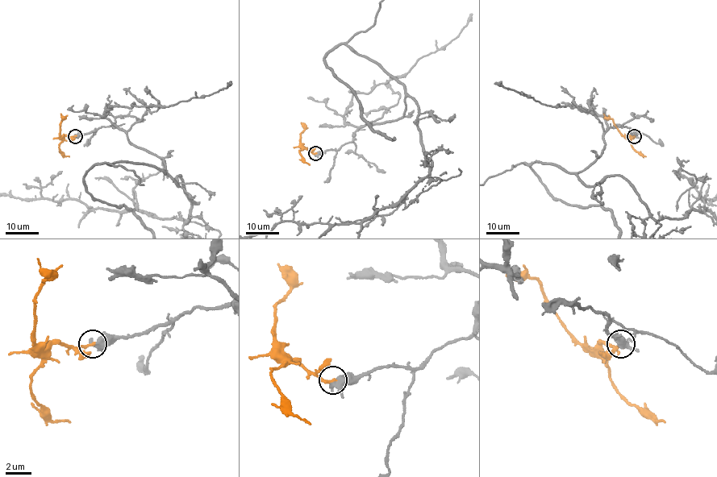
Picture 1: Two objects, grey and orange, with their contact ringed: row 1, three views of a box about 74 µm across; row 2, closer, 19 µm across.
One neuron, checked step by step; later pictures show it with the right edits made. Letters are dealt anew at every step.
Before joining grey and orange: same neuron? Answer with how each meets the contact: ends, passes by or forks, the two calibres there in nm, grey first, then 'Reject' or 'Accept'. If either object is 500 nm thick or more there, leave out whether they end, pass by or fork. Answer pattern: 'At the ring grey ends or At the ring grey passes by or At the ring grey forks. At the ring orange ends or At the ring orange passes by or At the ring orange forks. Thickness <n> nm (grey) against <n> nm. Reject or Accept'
At the ring grey passes by. At the ring orange ends. Thickness 440 nm (grey) against 260 nm. Accept

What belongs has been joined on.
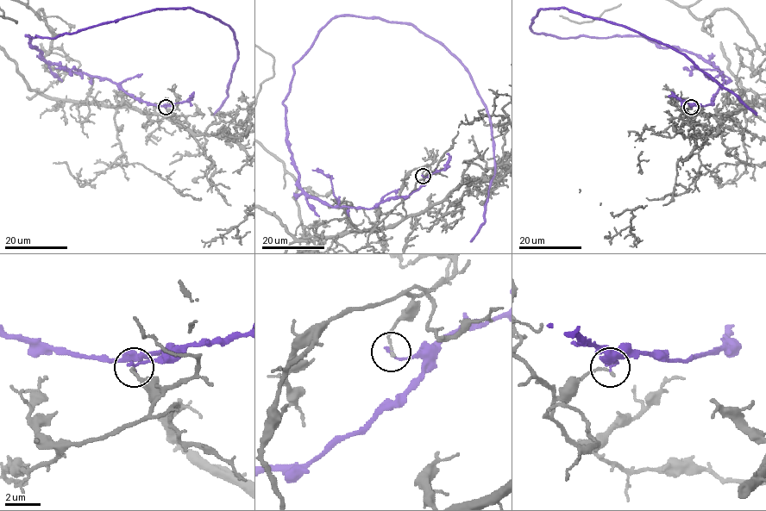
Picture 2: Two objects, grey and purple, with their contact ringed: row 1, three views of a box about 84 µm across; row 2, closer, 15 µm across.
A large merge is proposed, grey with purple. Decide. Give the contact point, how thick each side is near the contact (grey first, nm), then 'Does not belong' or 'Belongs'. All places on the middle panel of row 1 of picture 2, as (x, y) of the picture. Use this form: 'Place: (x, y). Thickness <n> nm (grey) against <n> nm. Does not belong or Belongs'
Place: (423, 176). Thickness 170 nm (grey) against 170 nm. Does not belong

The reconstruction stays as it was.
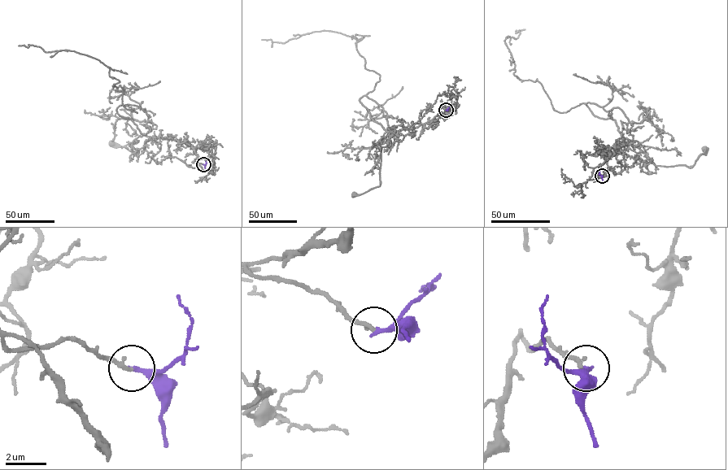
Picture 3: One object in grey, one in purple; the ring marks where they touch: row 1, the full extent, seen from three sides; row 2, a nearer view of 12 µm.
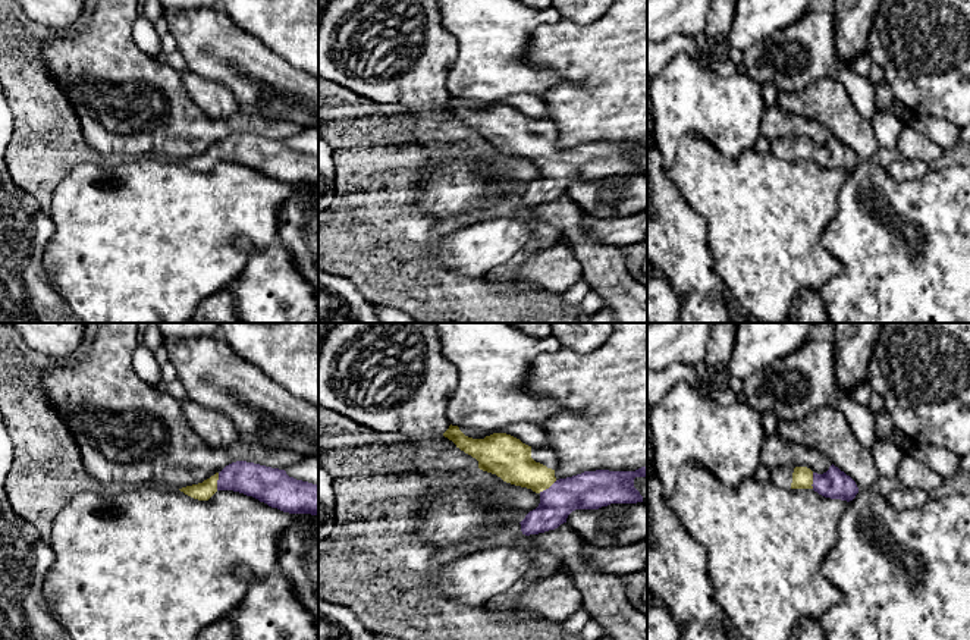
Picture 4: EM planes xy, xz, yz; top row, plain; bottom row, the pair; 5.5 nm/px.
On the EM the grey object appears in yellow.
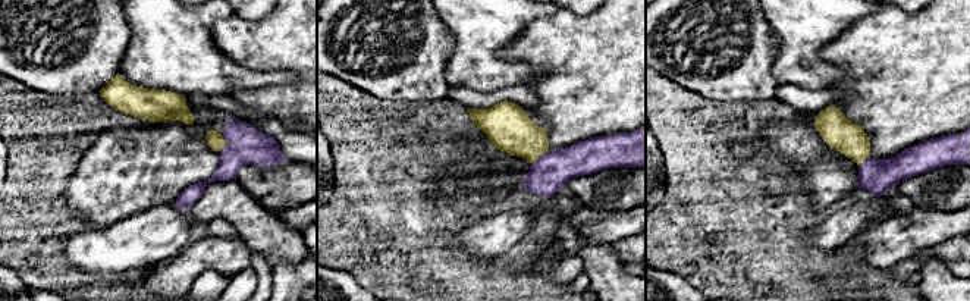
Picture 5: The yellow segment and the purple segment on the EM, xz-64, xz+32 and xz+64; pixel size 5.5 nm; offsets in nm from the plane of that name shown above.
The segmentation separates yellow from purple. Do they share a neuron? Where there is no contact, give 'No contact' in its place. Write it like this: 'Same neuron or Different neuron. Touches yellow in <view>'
Same neuron. Touches yellow in xy

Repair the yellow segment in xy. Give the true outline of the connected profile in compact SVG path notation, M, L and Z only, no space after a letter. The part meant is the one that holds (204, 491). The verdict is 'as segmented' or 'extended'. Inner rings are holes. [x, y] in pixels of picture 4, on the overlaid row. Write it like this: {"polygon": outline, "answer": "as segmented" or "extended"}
{"polygon": "M247 461L232 462L203 483L179 490L198 501L208 501L217 490L233 490L283 512L318 517L318 484Z", "answer": "extended"}

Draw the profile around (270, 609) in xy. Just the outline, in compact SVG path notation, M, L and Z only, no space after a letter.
M247 567L233 574L248 583L244 600L227 614L236 640L318 640L310 614L279 568L264 577Z

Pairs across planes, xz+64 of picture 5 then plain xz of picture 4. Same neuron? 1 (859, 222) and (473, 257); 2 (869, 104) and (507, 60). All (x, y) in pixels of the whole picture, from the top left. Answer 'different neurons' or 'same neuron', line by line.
1: same neuron
2: different neurons

